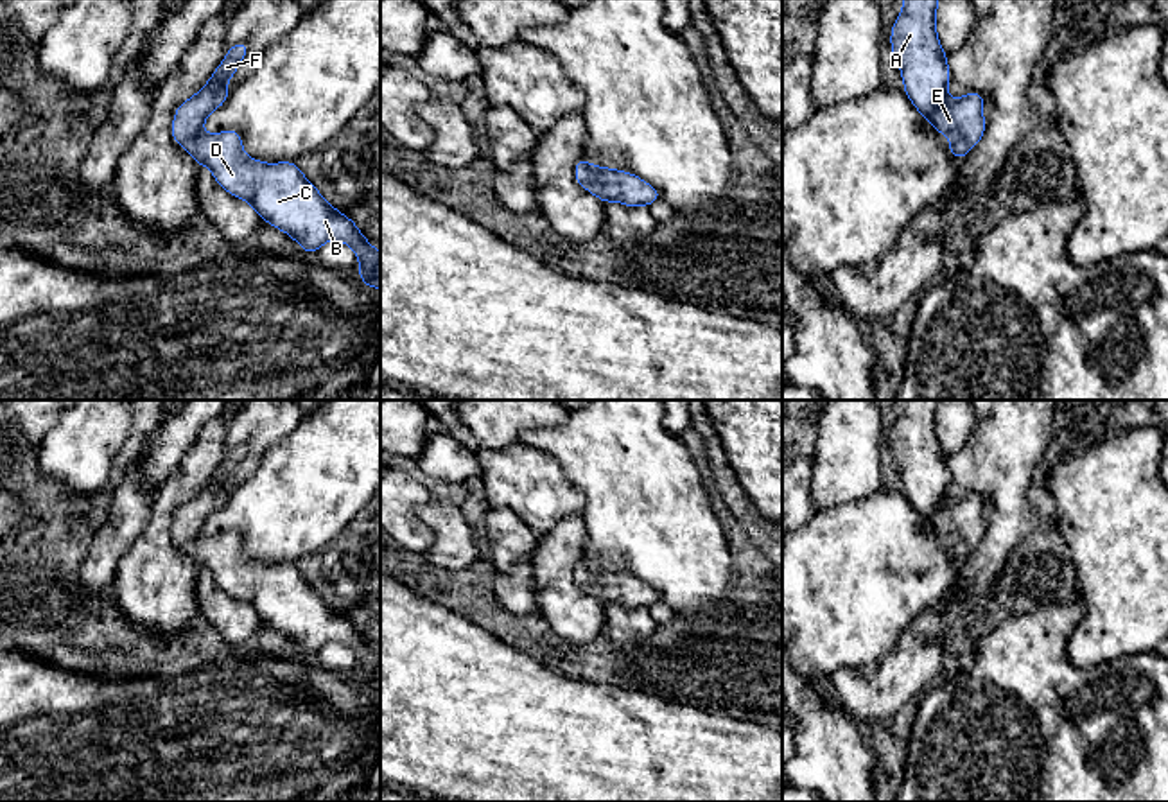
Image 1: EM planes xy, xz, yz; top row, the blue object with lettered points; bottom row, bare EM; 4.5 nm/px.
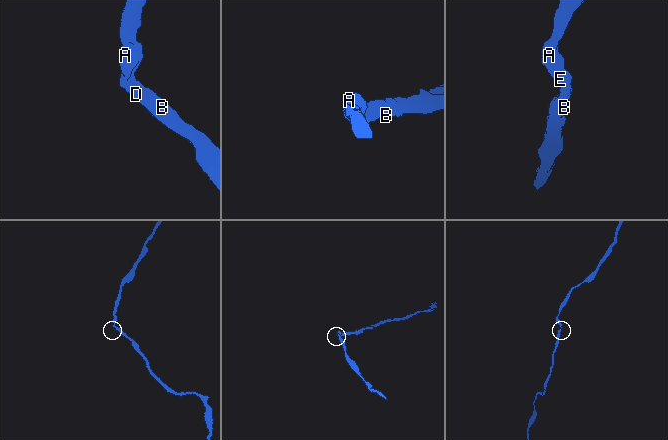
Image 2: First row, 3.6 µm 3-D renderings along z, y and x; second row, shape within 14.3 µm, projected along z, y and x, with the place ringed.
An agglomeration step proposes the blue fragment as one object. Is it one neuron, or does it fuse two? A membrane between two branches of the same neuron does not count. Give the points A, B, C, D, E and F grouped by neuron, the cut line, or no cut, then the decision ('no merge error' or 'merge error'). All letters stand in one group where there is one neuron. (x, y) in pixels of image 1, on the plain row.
A B C D E F; no cut; no merge error

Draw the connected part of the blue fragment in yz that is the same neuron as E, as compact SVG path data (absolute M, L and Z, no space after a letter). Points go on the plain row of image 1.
M904 400L892 429L890 447L906 499L920 519L951 540L951 560L965 560L985 536L985 502L978 493L958 501L949 501L946 495L951 475L937 436L938 402Z

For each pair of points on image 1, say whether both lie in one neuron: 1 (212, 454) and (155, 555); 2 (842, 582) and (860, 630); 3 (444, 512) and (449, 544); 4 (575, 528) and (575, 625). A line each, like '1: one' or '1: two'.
1: one
2: one
3: one
4: one

